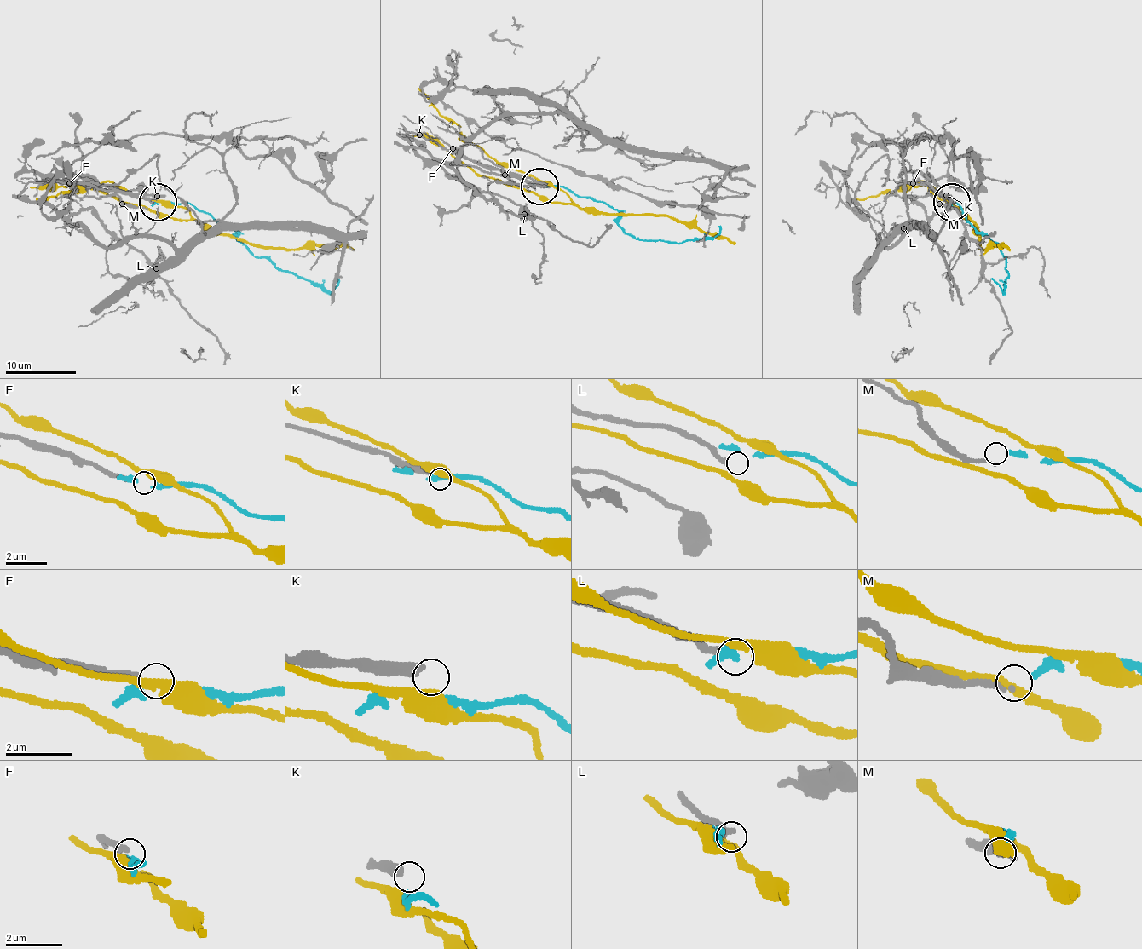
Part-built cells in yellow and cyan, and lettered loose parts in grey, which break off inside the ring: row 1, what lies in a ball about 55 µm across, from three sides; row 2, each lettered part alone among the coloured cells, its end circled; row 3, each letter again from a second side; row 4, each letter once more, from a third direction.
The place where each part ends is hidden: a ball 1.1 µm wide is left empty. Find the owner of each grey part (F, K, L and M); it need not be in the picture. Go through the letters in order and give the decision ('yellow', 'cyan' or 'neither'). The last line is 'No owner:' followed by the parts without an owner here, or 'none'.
F: neither
K: neither
L: neither
M: cyan
No owner: F, K, L

